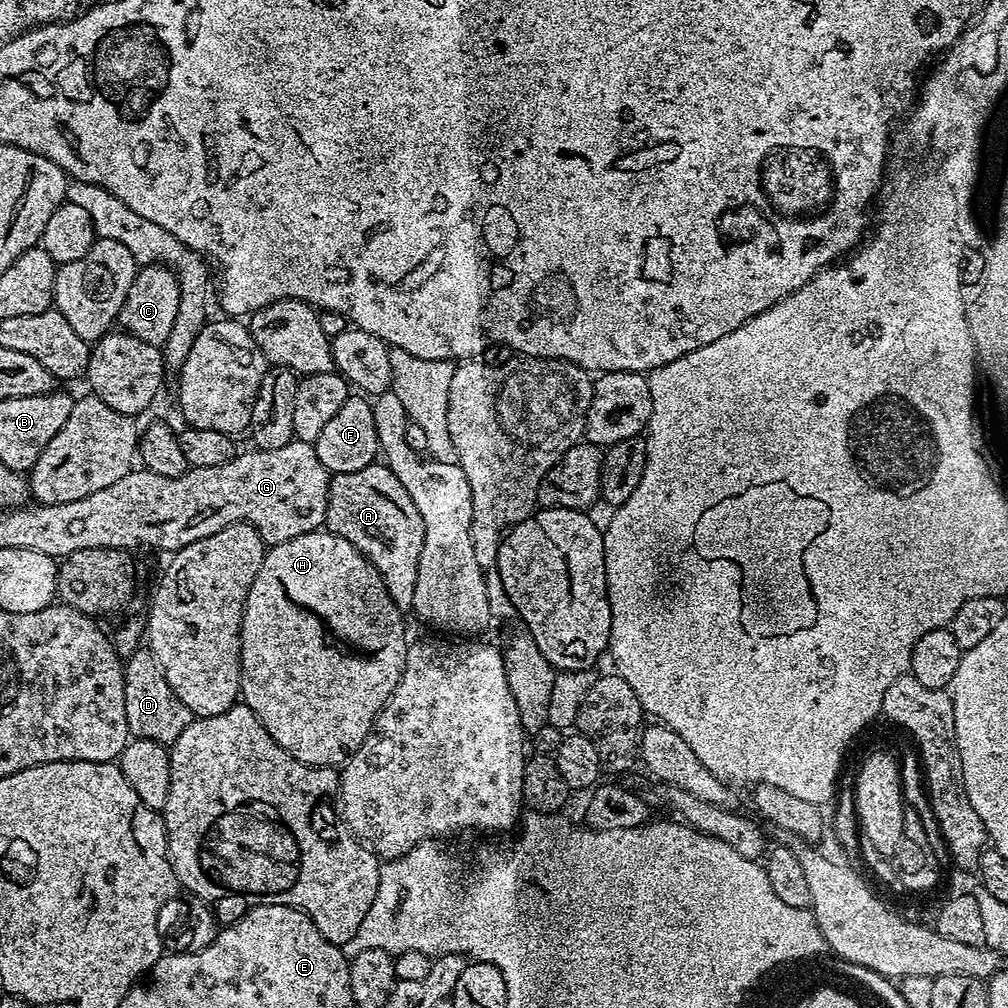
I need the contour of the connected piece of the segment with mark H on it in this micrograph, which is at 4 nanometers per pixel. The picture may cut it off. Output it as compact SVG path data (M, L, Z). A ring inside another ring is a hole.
M317 530L302 534L298 538L290 538L290 542L271 545L265 551L262 566L248 588L240 627L240 696L243 703L247 704L250 710L254 710L262 726L266 726L270 738L274 738L274 742L278 742L278 746L282 746L282 750L289 752L298 762L312 764L316 768L343 765L344 761L362 746L376 723L376 715L387 704L402 678L409 645L409 641L404 640L404 620L398 606L394 606L376 567L357 548L350 546L346 538L327 530Z

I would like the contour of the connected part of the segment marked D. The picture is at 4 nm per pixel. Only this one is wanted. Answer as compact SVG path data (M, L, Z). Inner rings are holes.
M141 646L123 661L124 693L126 694L126 722L129 733L137 740L153 740L171 746L180 737L182 730L190 726L194 719L192 711L170 690L166 674L162 674L159 662L151 648Z

